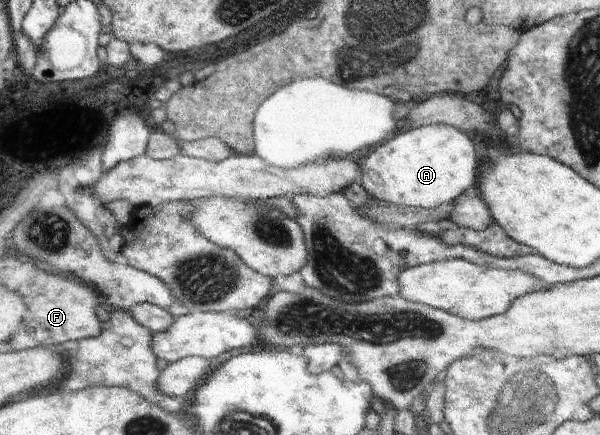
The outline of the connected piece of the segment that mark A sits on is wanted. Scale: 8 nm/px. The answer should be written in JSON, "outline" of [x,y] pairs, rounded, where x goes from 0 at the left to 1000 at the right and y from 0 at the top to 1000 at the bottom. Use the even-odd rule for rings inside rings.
{"outline":[[[715,285],[683,292],[663,303],[633,340],[622,340],[617,359],[603,372],[603,405],[597,418],[617,453],[658,476],[710,476],[725,480],[738,469],[752,469],[772,441],[790,428],[798,393],[800,356],[792,320],[762,297],[738,285]]]}

